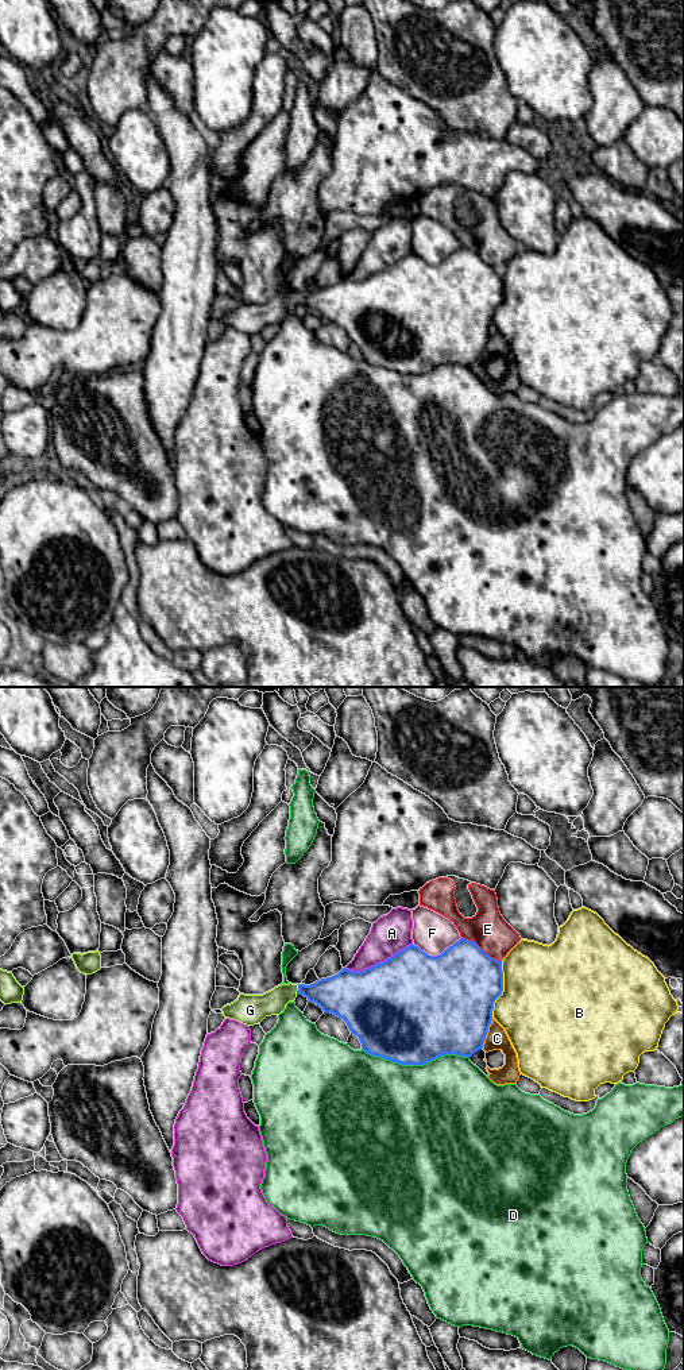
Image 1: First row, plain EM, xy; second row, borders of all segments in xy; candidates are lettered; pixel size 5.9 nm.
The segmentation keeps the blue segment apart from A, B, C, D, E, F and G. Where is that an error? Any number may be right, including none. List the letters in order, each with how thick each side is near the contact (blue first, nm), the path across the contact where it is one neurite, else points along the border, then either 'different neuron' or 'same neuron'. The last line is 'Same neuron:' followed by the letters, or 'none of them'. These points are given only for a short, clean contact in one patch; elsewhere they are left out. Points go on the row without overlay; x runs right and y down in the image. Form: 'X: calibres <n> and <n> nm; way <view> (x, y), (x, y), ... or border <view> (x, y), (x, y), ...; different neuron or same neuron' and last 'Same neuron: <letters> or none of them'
A: calibres 500 and 220 nm; different neuron
B: calibres 460 and 500 nm; different neuron
C: calibres 480 and 130 nm; different neuron
D: calibres 500 and 500 nm; different neuron
E: calibres 460 and 220 nm; different neuron
F: calibres 500 and 240 nm; different neuron
G: calibres 240 and 150 nm; way xy (340, 303), (298, 298), (285, 301), (274, 311); same neuron
Same neuron: G

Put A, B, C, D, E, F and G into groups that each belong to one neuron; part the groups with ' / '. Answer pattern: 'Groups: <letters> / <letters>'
Groups: A / B / C / D / E / F / G

